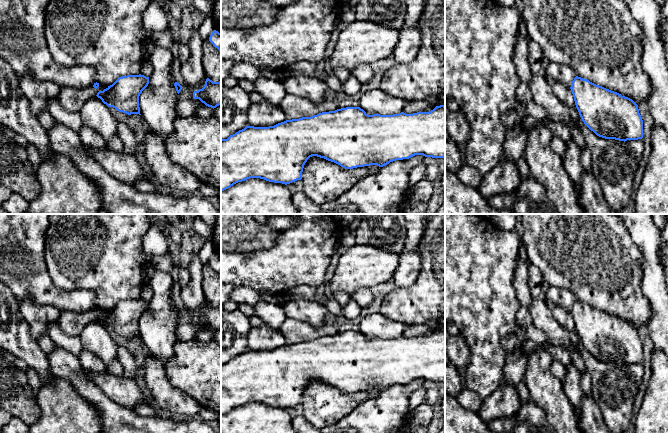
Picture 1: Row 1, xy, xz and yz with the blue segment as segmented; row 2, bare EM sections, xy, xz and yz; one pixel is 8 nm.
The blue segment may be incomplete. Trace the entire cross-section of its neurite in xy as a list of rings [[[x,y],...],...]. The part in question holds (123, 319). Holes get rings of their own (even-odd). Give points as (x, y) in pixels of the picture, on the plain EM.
[[[141,298],[122,300],[96,320],[119,336],[141,339],[139,320],[148,308],[149,301]]]

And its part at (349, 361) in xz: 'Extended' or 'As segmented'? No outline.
As segmented

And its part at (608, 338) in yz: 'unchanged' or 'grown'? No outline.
unchanged

